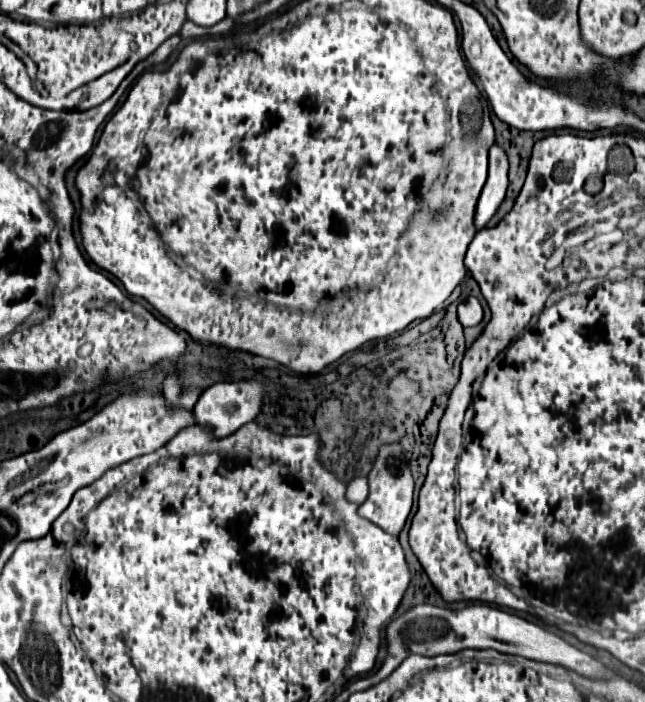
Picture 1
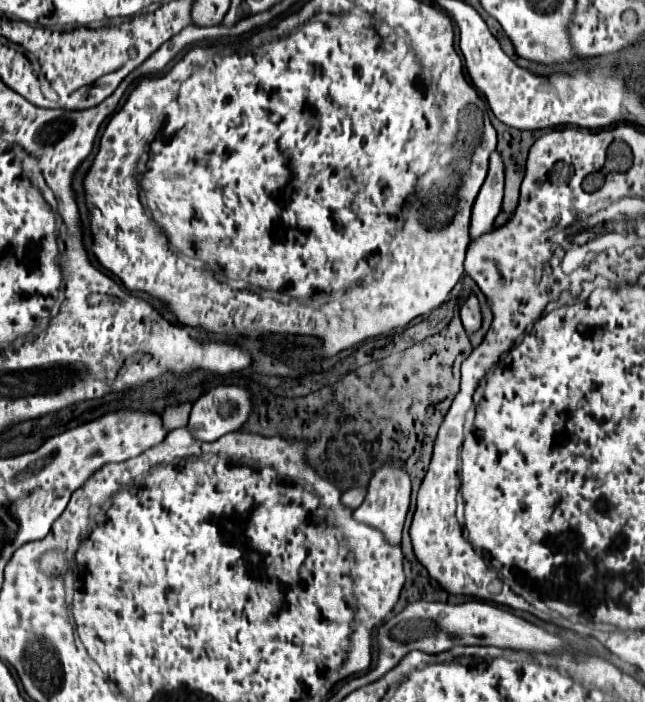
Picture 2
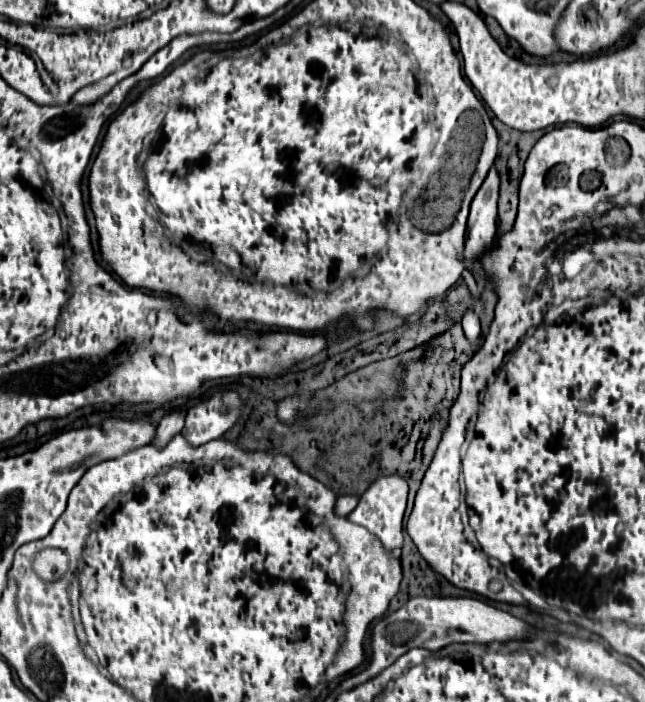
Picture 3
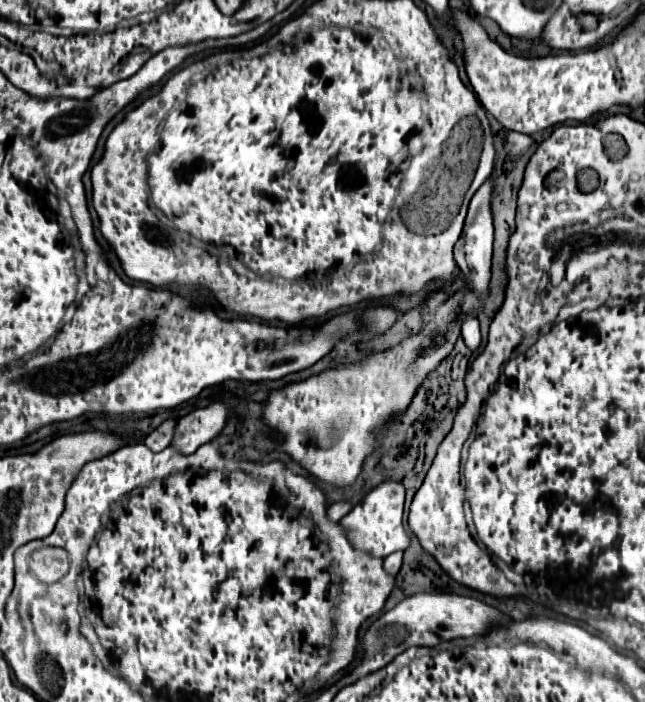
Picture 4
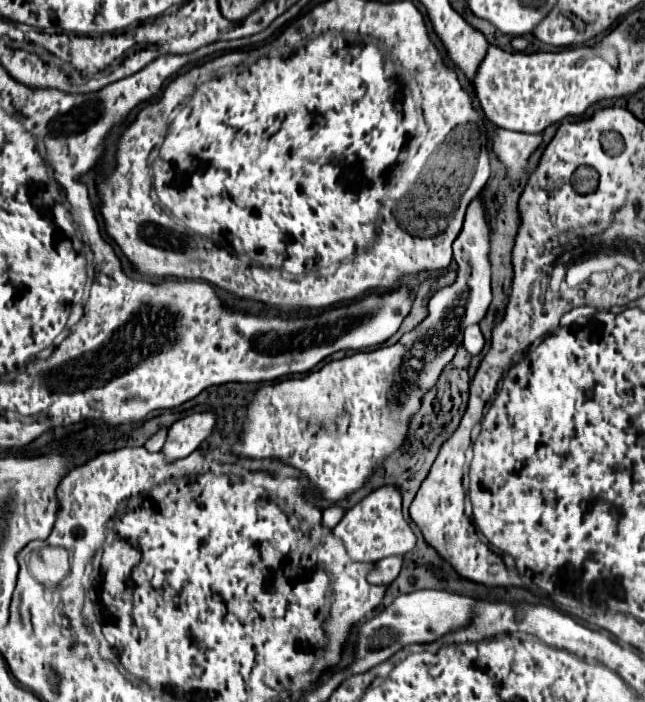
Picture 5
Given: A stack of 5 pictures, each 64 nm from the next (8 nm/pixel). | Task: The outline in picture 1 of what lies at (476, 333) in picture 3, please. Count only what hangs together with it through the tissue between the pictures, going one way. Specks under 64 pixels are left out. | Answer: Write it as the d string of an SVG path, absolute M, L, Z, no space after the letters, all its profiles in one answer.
M470 296L466 302L462 302L458 306L458 320L464 328L466 326L478 326L482 322L482 306L480 306L478 298Z

